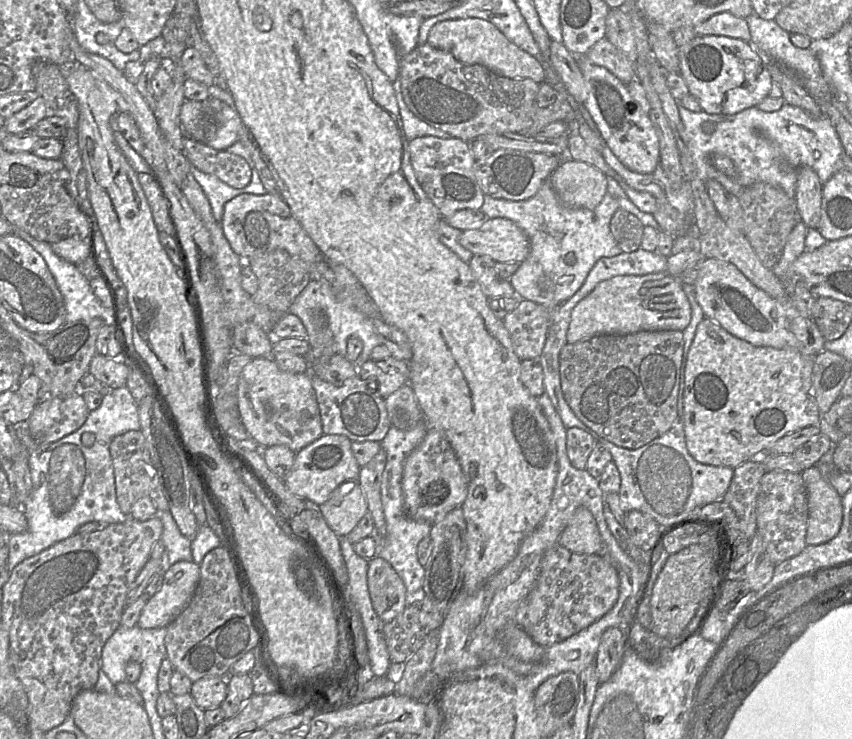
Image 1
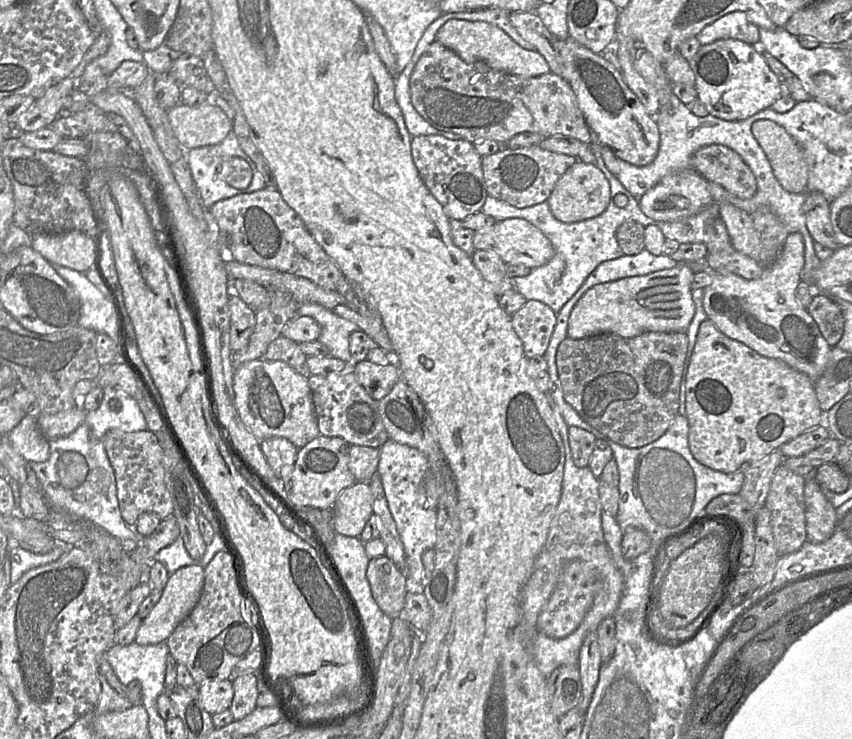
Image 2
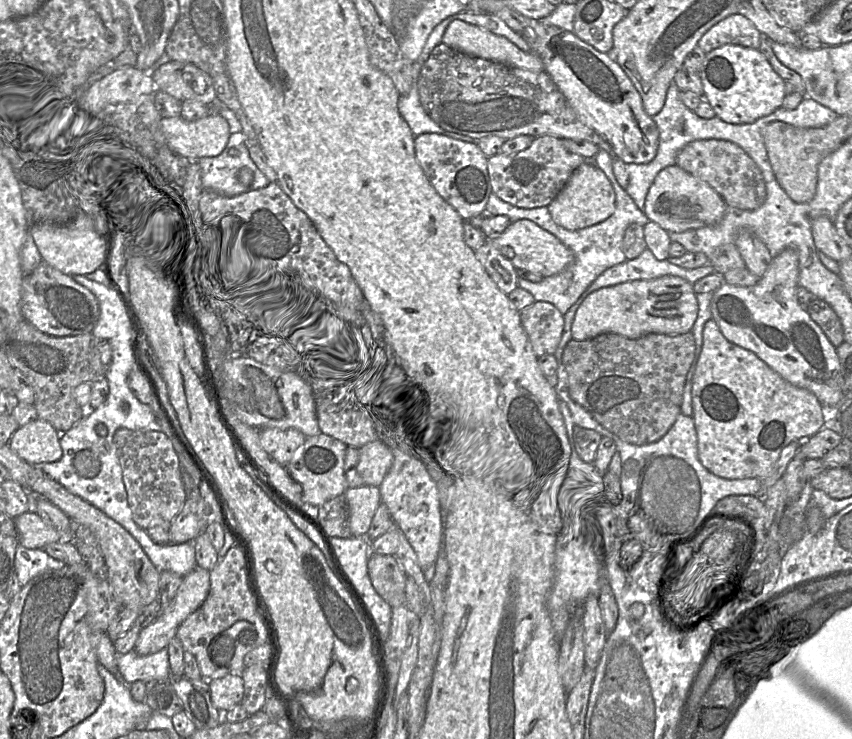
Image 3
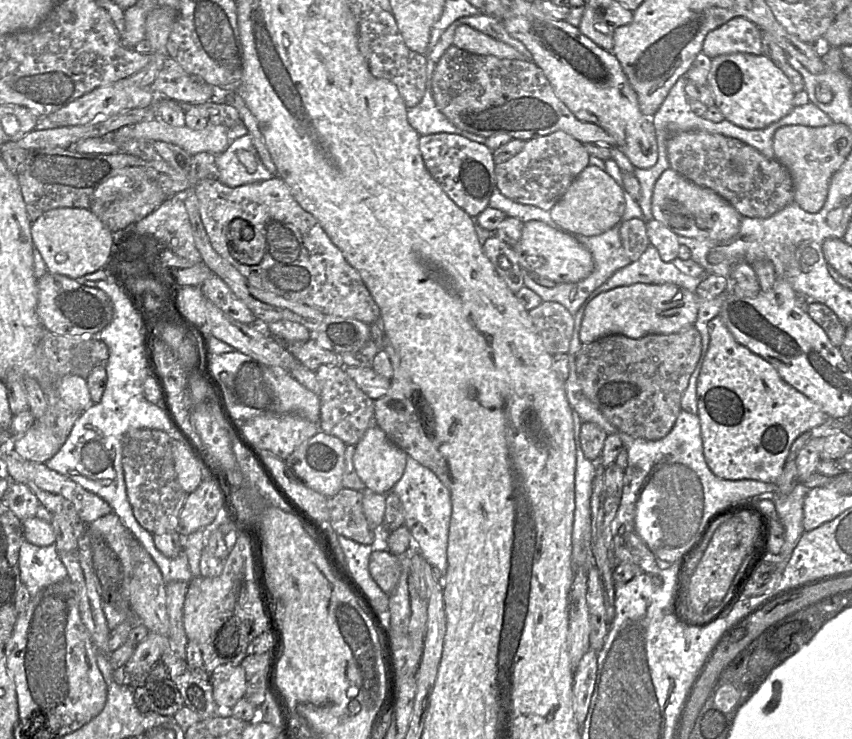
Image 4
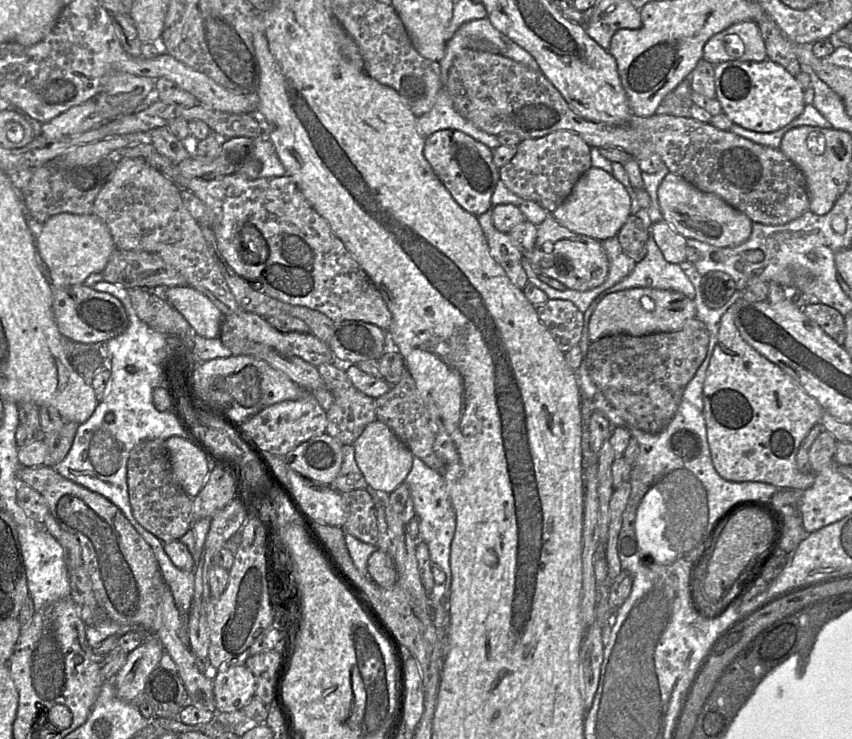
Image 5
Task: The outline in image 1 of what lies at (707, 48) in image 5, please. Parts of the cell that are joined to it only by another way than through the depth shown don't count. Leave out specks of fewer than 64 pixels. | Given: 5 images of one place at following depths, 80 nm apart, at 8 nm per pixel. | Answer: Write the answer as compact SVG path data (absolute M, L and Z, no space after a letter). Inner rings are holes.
M729 12L713 15L706 21L693 27L696 36L718 35L751 41L747 21Z

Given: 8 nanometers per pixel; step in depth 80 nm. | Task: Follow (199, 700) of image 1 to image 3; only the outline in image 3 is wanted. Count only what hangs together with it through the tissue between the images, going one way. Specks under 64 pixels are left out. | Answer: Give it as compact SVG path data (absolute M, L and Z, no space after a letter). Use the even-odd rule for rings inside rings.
M227 674L207 679L207 685L211 702L221 714L238 705L244 695L243 679L240 675Z

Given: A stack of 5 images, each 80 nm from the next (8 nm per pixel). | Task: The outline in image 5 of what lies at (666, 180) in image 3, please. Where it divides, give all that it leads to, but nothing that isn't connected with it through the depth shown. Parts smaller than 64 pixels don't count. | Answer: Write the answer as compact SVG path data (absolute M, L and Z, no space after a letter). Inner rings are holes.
M668 172L658 188L658 203L663 220L686 239L716 247L737 247L751 235L753 221L720 197L706 193L681 176Z

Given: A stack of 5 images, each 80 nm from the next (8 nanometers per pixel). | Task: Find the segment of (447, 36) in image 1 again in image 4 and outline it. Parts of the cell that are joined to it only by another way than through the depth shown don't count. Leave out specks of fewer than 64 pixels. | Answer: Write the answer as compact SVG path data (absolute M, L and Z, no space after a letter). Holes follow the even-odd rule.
M461 25L456 29L452 45L474 54L525 60L523 55L512 46L468 25Z

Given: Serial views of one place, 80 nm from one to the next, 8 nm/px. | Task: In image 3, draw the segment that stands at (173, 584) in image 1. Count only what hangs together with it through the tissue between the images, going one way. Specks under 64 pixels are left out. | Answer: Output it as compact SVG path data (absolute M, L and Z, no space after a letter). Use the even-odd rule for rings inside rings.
M195 567L186 576L171 604L138 634L134 651L145 656L165 649L182 622L204 602L210 587L209 571Z

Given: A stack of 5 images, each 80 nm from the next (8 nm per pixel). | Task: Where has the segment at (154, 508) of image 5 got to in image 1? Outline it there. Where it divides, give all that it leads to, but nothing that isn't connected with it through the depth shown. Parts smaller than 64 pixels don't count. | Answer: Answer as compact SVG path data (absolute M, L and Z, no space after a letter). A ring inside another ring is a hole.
M140 430L128 431L116 436L110 443L109 451L114 467L117 502L125 515L130 517L133 504L144 496L154 502L157 510L169 510L161 479L150 459L145 438Z

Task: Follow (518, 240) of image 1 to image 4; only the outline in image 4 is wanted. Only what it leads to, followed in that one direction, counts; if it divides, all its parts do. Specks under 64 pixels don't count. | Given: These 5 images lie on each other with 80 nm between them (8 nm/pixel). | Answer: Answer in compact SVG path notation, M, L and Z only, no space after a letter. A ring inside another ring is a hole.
M542 221L524 222L520 240L512 246L521 268L537 272L556 283L575 283L588 277L594 269L592 254L575 237Z

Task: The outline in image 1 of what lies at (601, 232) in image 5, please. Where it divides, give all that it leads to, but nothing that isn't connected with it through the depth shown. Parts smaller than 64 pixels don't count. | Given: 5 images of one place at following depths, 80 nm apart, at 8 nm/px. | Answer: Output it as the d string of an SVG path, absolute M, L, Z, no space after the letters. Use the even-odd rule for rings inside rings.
M569 158L563 159L550 176L552 187L567 207L592 210L607 191L607 176L594 166Z

